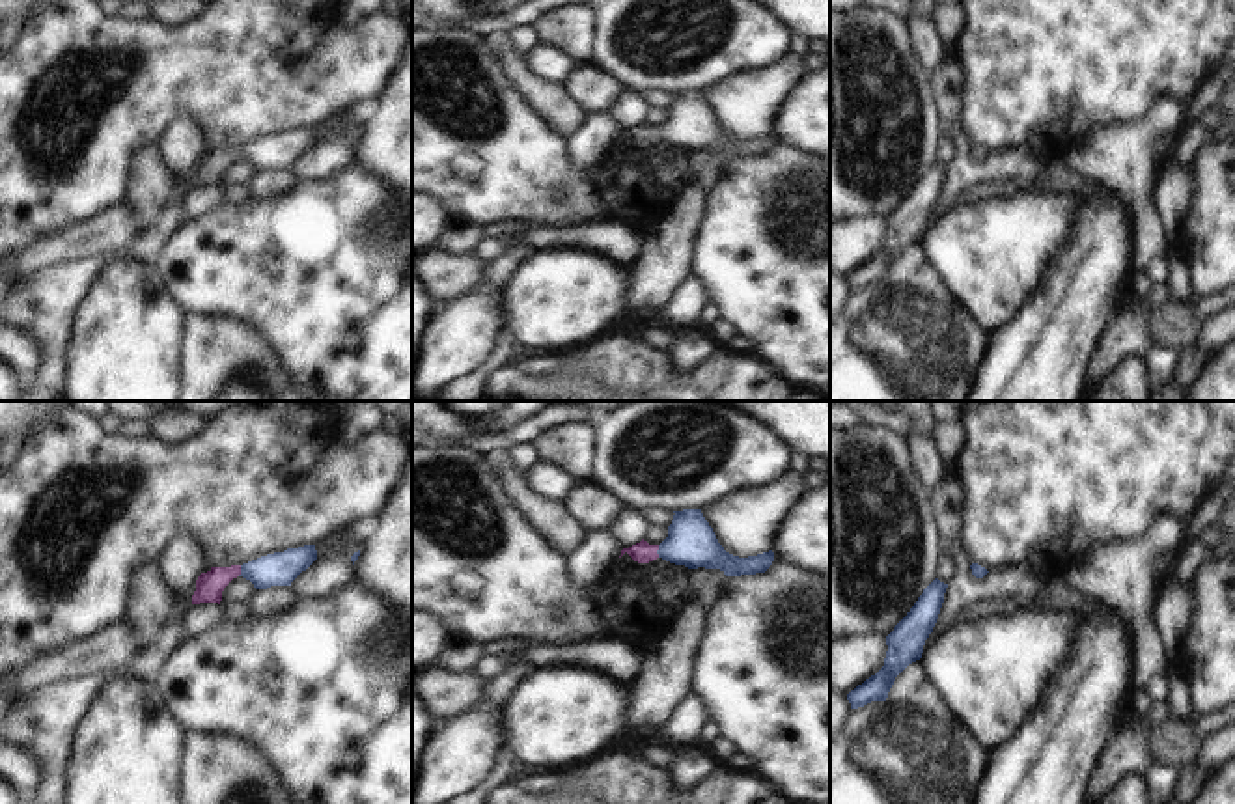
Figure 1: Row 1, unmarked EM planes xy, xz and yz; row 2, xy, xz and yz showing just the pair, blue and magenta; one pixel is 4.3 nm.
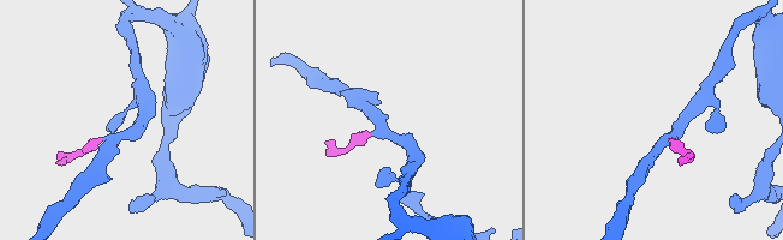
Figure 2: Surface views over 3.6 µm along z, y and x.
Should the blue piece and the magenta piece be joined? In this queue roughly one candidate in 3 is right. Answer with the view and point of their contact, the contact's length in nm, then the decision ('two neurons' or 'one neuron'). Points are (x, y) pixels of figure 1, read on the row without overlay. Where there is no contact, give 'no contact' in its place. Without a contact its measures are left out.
contact xz (657, 133); length 60 nm; one neuron

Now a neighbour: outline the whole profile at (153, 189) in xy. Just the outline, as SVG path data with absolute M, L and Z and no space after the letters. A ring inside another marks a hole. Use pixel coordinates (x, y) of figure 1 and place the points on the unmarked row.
M157 144L138 155L129 200L144 229L151 229L162 218L175 198L177 187L179 175L168 168Z

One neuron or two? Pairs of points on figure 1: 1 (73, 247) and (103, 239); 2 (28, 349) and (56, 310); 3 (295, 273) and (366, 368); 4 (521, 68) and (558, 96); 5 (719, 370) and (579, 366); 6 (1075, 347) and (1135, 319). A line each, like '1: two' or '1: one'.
1: one
2: two
3: one
4: one
5: one
6: two

